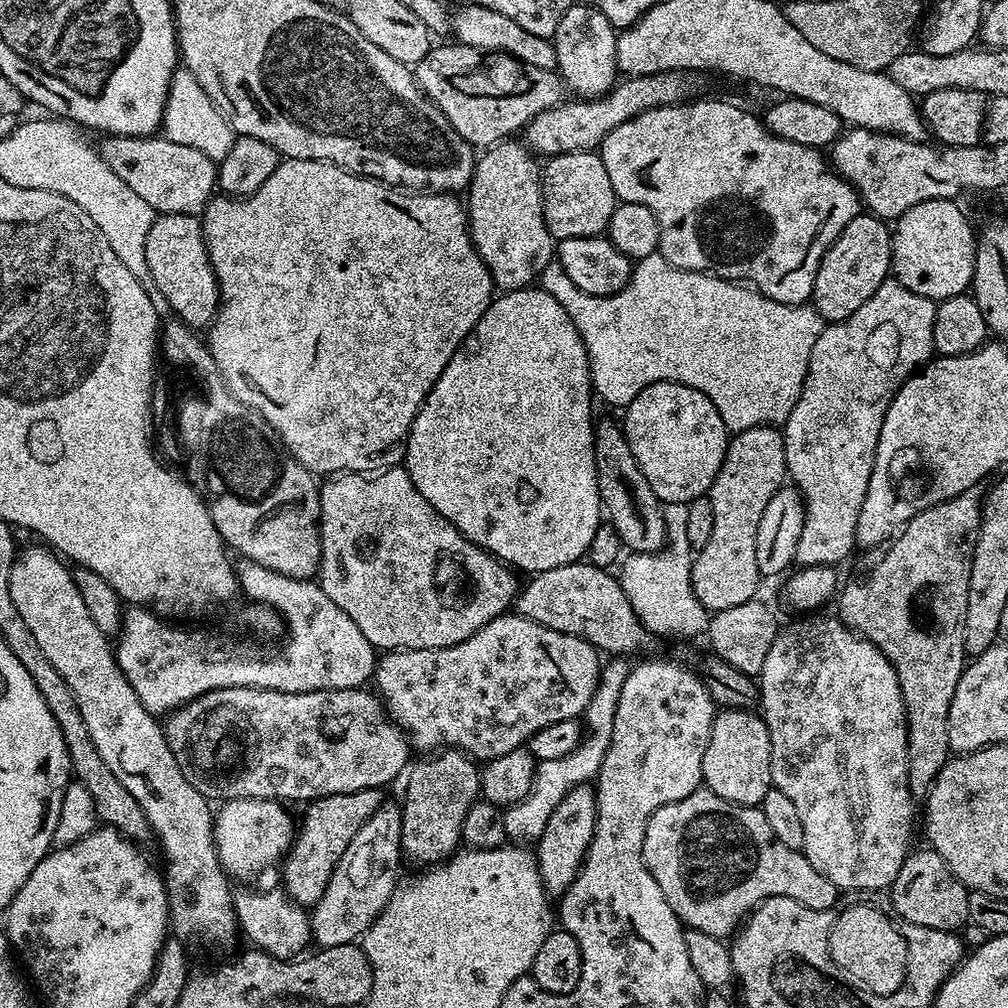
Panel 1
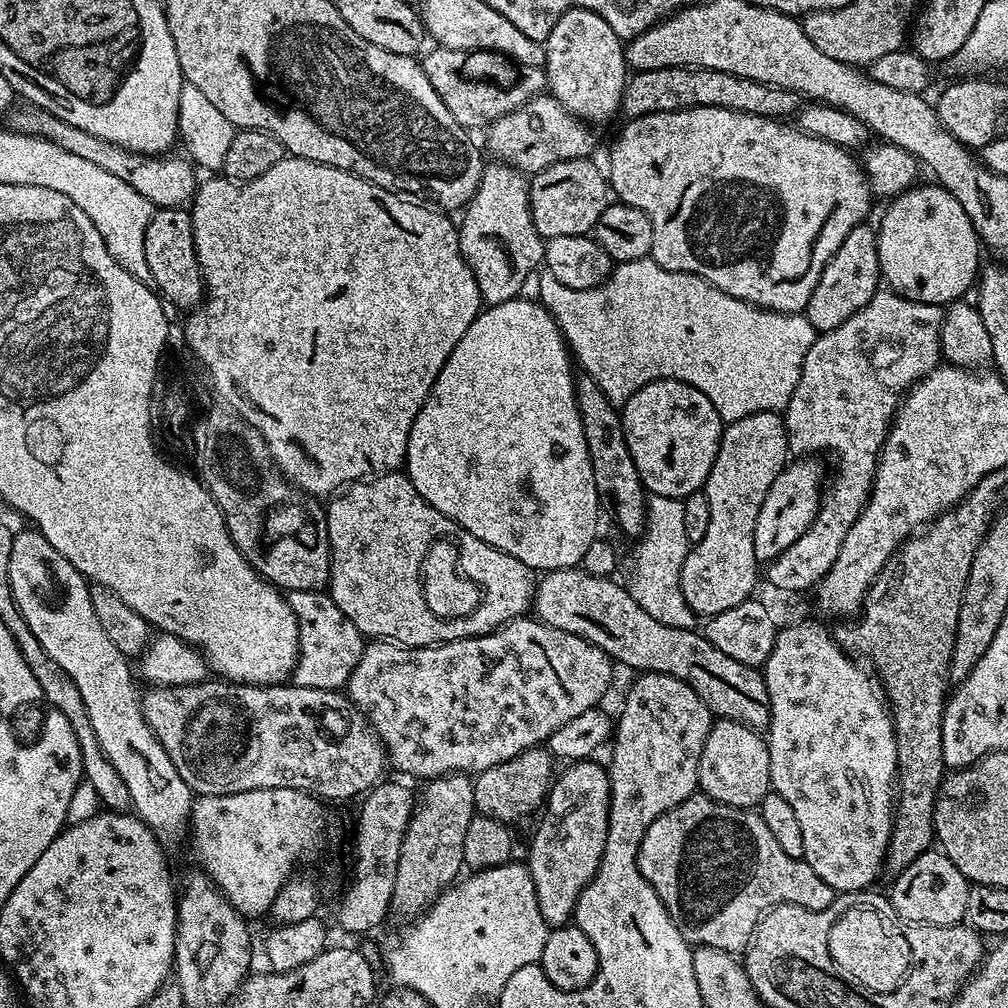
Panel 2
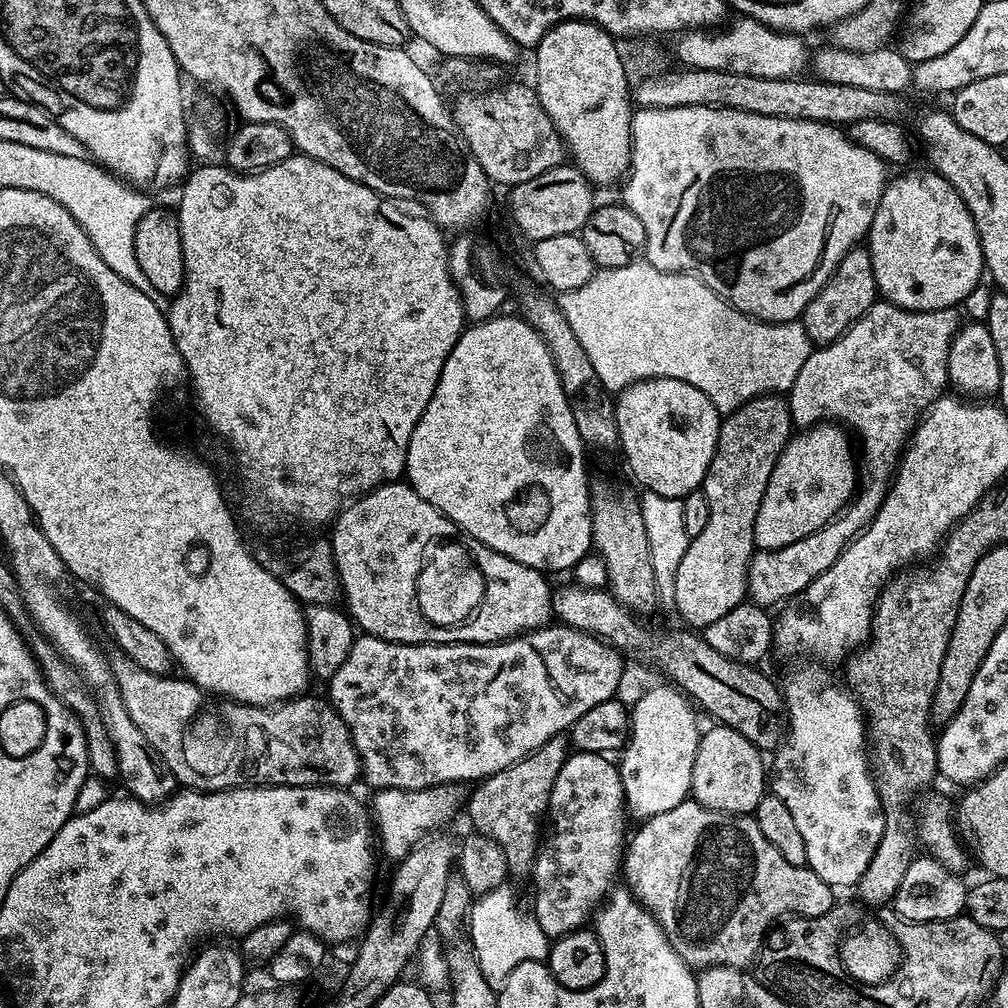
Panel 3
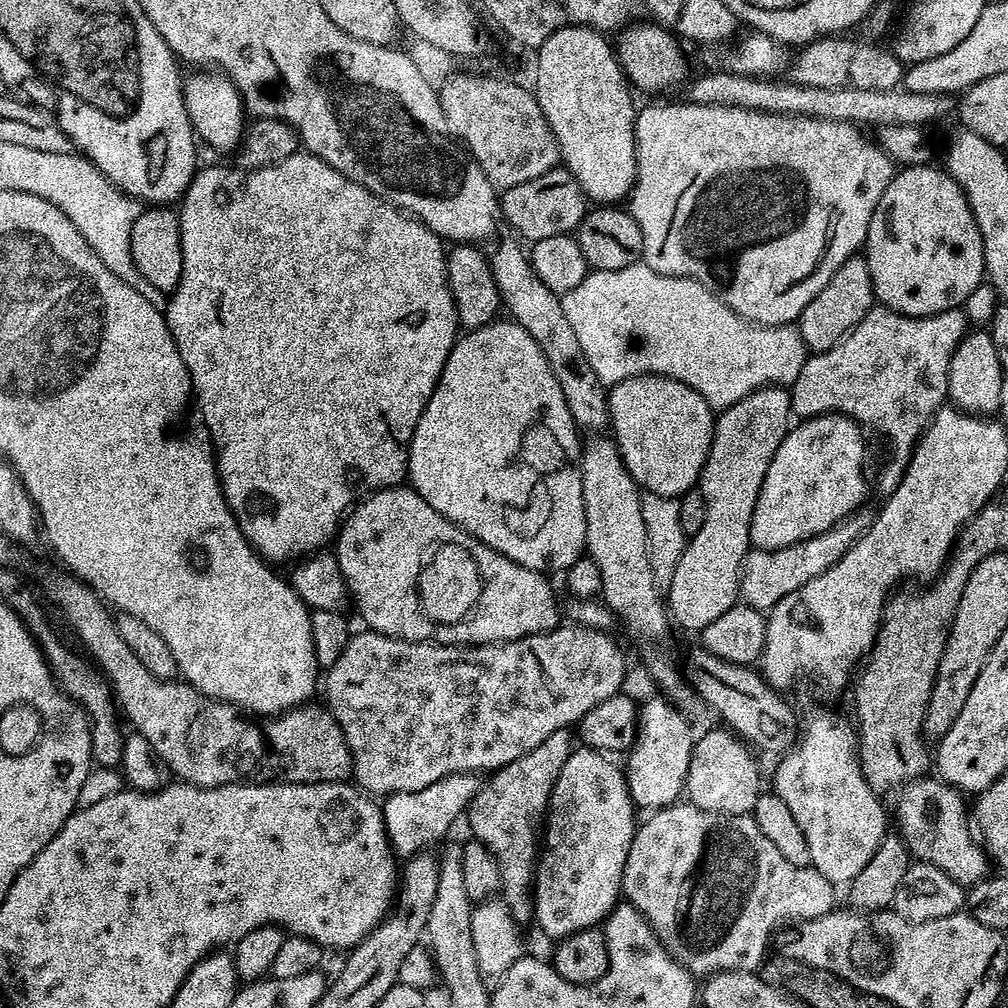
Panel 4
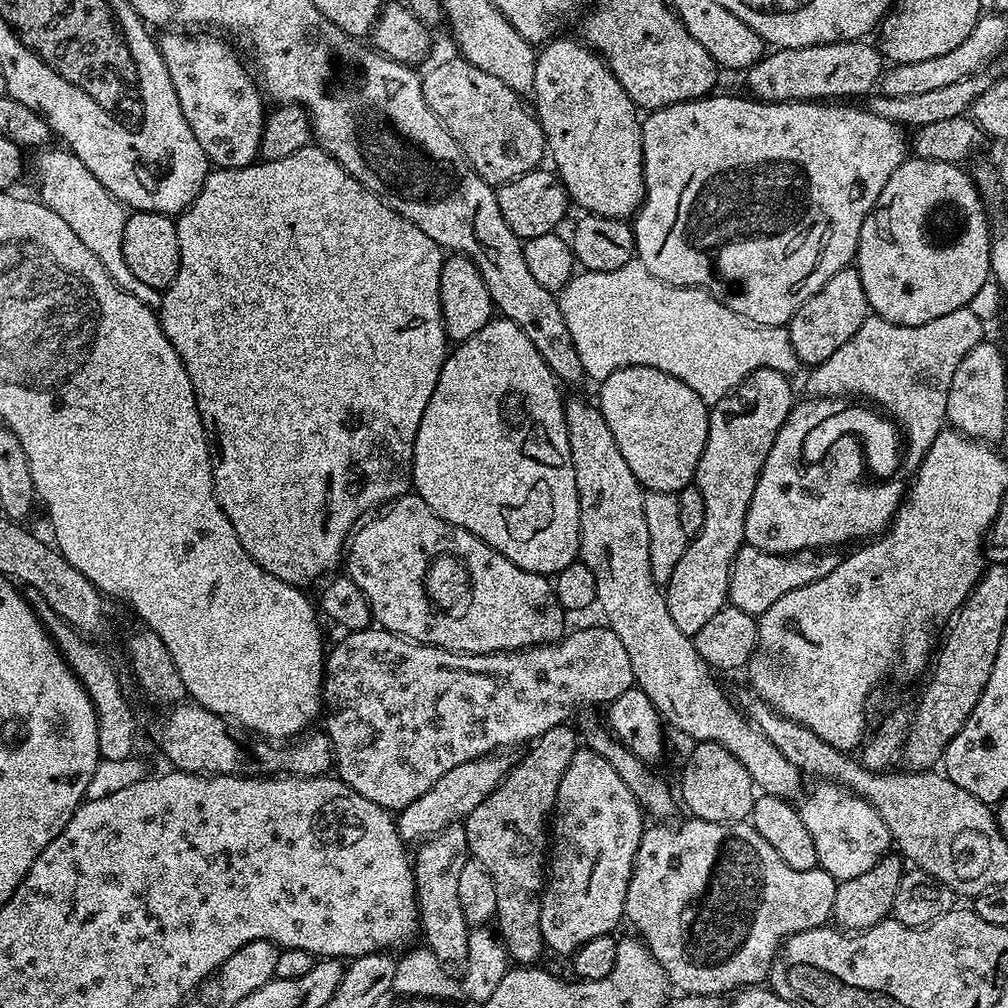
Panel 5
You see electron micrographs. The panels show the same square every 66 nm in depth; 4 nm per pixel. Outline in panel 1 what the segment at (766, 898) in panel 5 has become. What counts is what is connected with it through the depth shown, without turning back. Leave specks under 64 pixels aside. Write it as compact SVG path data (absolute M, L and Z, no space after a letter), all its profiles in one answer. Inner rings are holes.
M703 786L678 802L670 802L654 810L646 826L644 861L650 874L654 874L654 882L658 882L662 894L666 894L666 902L670 902L670 910L674 910L681 925L711 936L731 937L743 925L748 913L766 898L794 898L804 908L814 910L835 908L838 904L834 882L818 874L803 851L790 850L790 846L778 842L778 838L774 838L774 830L770 830L770 822L766 822L766 814L762 814L759 807L726 802Z

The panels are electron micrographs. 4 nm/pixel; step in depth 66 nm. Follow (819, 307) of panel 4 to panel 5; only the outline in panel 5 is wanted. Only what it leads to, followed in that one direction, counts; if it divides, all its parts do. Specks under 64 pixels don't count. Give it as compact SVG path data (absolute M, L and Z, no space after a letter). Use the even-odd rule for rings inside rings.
M849 266L838 270L822 290L818 290L792 315L786 327L790 334L790 346L794 346L794 354L801 365L815 366L826 362L830 354L835 354L841 346L846 346L854 334L858 334L858 326L866 322L870 315L866 290L862 290L862 278L855 267Z

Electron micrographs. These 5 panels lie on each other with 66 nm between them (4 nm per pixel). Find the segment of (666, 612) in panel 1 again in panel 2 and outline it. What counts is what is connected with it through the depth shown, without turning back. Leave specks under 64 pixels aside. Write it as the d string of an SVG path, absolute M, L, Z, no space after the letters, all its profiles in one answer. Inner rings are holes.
M648 496L648 517L644 523L644 534L636 548L636 561L632 564L632 581L627 581L628 593L650 614L650 618L658 618L662 626L695 629L698 623L696 613L686 606L686 598L682 598L680 575L682 566L688 557L690 547L684 528L683 500L666 498L665 496Z

